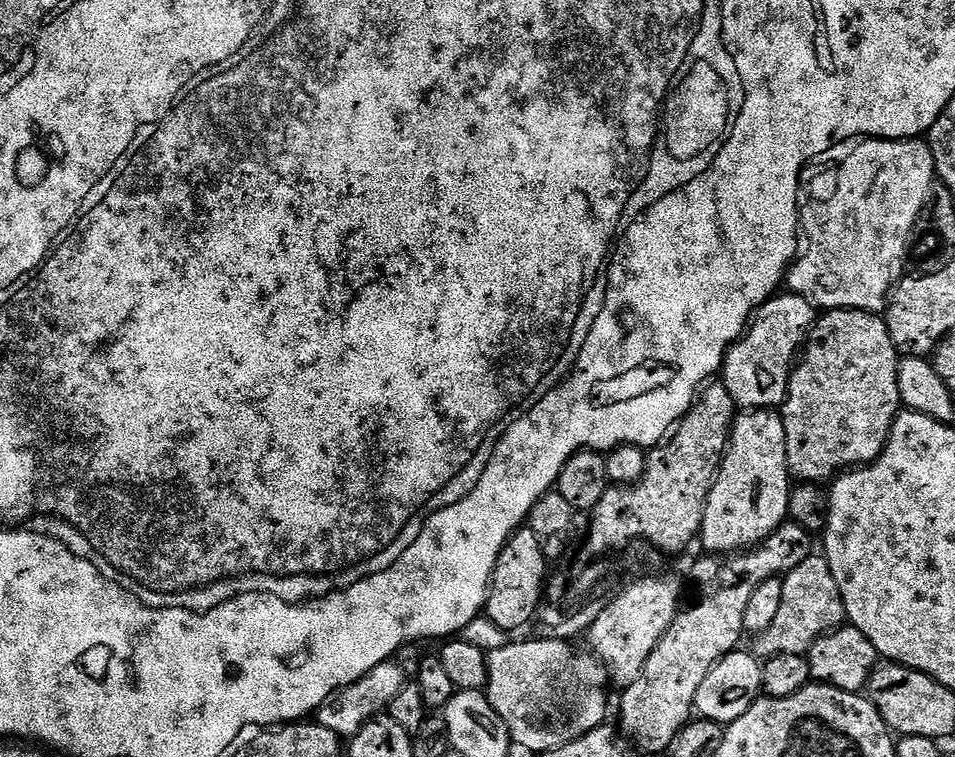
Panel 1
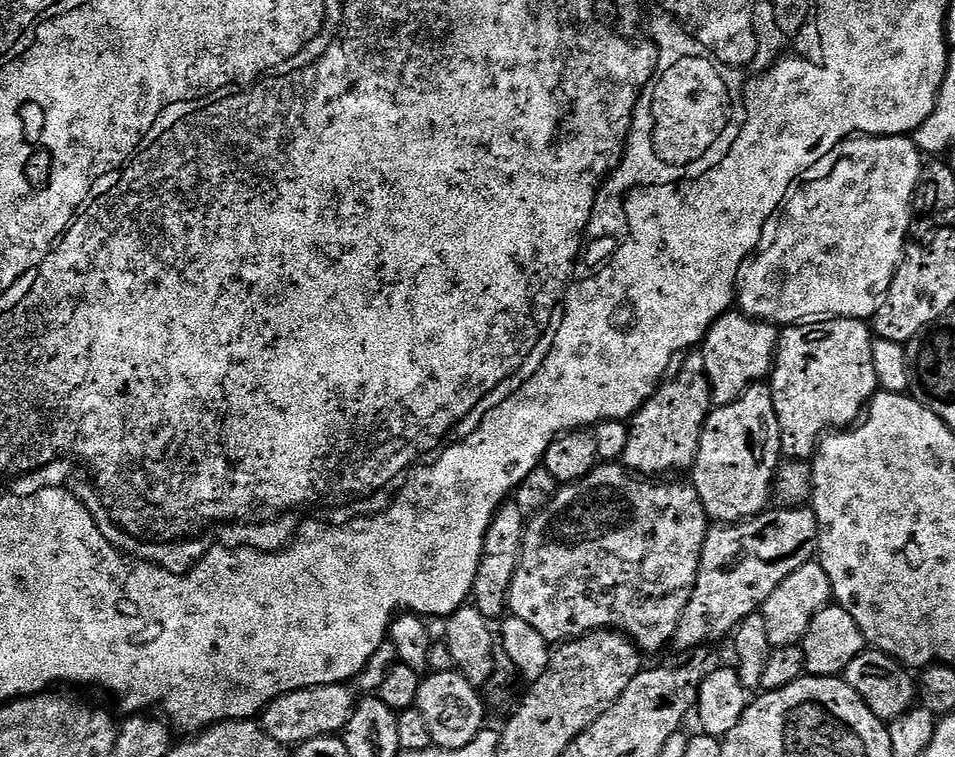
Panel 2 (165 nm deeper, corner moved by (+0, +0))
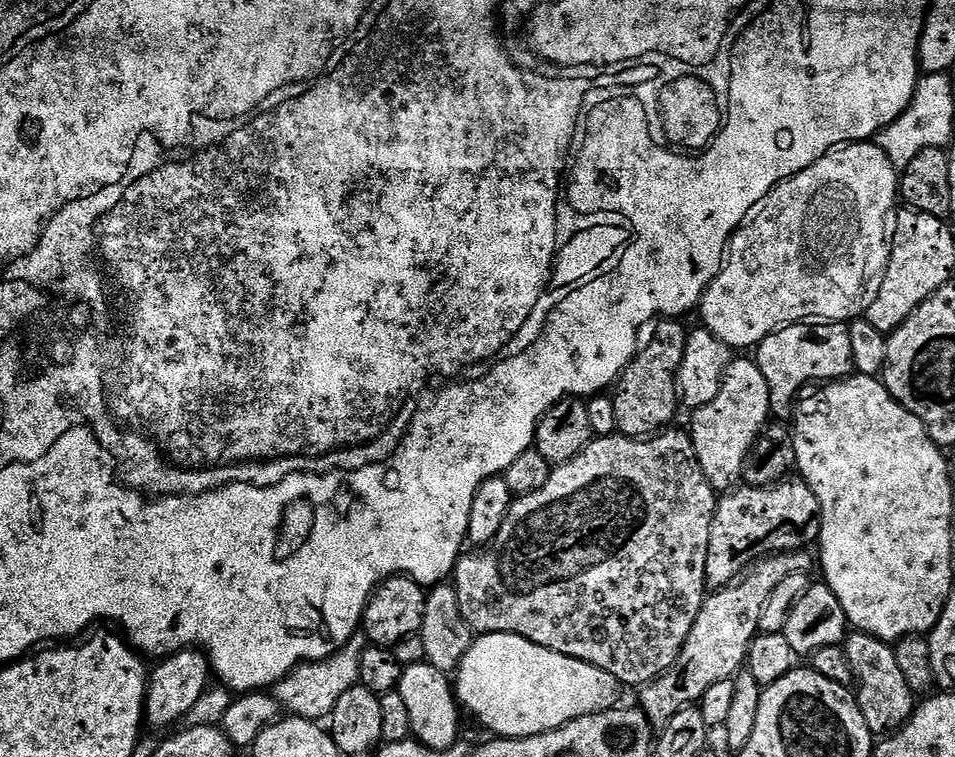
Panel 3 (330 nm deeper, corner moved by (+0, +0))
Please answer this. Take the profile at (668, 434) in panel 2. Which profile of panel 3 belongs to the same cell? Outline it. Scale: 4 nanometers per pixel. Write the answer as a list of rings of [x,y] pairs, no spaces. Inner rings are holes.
[[[657,318],[651,324],[641,326],[642,347],[624,367],[611,393],[619,435],[647,438],[667,429],[671,425],[668,423],[675,418],[678,409],[676,375],[689,334],[689,329],[680,324],[683,323],[676,318]]]

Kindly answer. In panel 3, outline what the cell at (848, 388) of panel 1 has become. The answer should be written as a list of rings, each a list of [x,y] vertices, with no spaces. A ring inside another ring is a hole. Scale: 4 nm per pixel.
[[[805,322],[778,328],[761,344],[756,345],[754,359],[758,370],[762,370],[766,378],[766,386],[770,386],[771,415],[776,418],[791,417],[794,405],[801,393],[805,391],[803,388],[807,384],[816,386],[821,382],[843,380],[853,371],[848,324],[844,322]]]

